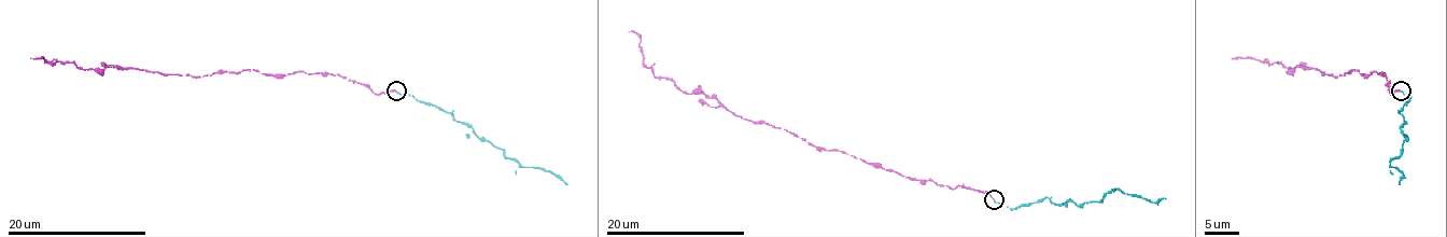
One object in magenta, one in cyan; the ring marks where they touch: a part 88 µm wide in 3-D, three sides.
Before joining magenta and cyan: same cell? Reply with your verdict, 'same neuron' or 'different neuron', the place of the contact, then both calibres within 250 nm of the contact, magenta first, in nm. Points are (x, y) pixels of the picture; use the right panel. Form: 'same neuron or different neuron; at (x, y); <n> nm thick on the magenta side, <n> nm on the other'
same neuron; at (1401, 91); 180 nm thick on the magenta side, 170 nm on the other

